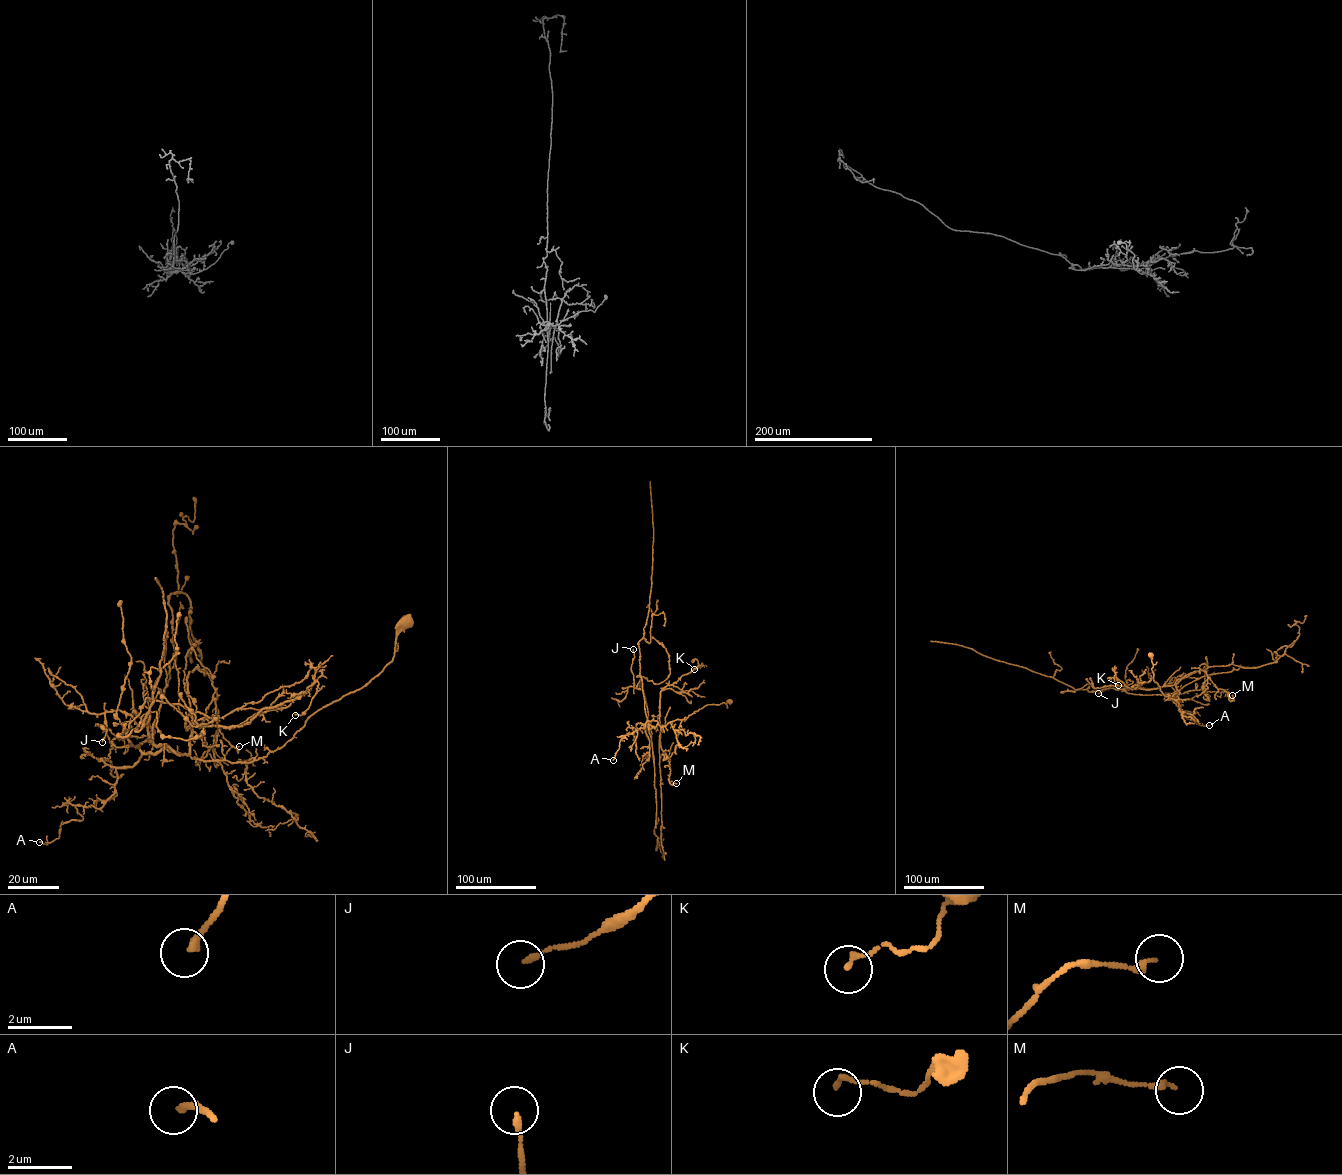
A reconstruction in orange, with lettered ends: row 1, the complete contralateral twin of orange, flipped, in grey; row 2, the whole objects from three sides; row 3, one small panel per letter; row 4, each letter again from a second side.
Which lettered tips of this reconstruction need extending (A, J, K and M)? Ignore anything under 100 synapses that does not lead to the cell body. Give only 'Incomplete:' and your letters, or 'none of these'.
Incomplete: none of these

